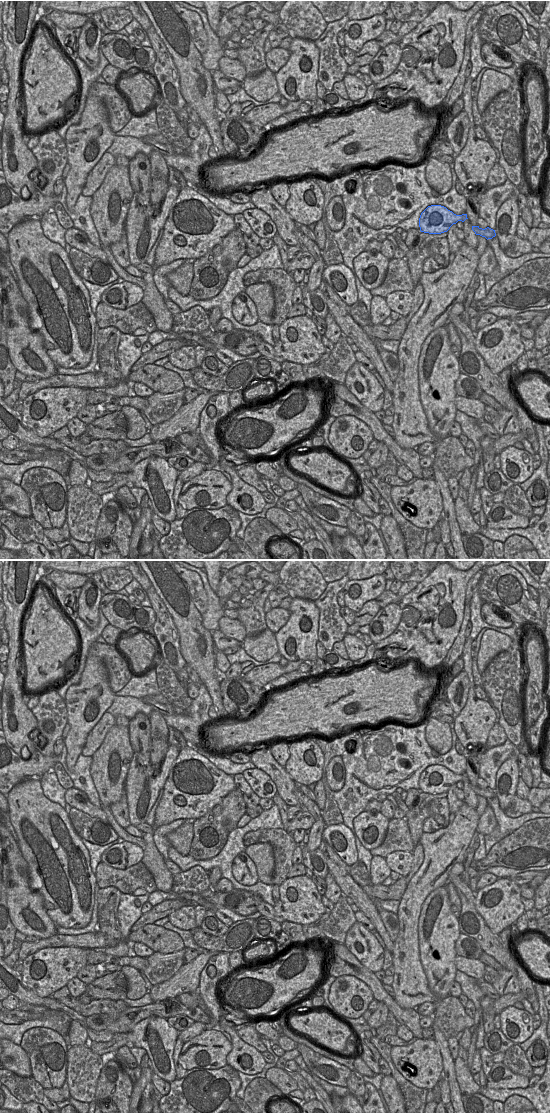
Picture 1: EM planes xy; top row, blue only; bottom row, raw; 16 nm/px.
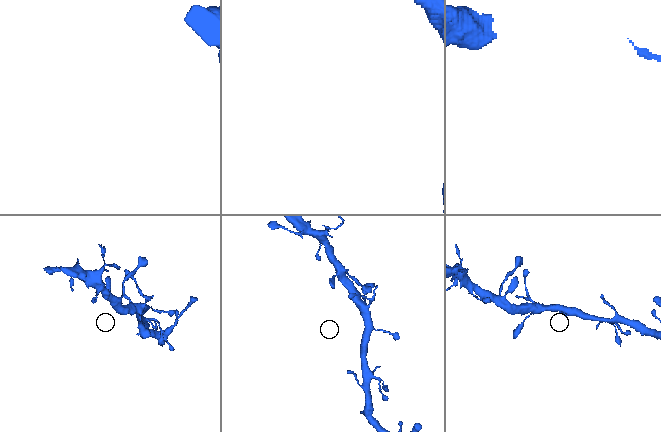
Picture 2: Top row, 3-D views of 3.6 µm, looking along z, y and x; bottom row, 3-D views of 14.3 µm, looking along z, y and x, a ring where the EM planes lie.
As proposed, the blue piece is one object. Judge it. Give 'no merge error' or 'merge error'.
no merge error

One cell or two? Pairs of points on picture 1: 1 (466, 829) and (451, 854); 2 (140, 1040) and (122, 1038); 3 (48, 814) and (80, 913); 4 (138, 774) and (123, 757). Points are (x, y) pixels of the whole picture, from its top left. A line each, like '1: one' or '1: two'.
1: one
2: two
3: one
4: two

